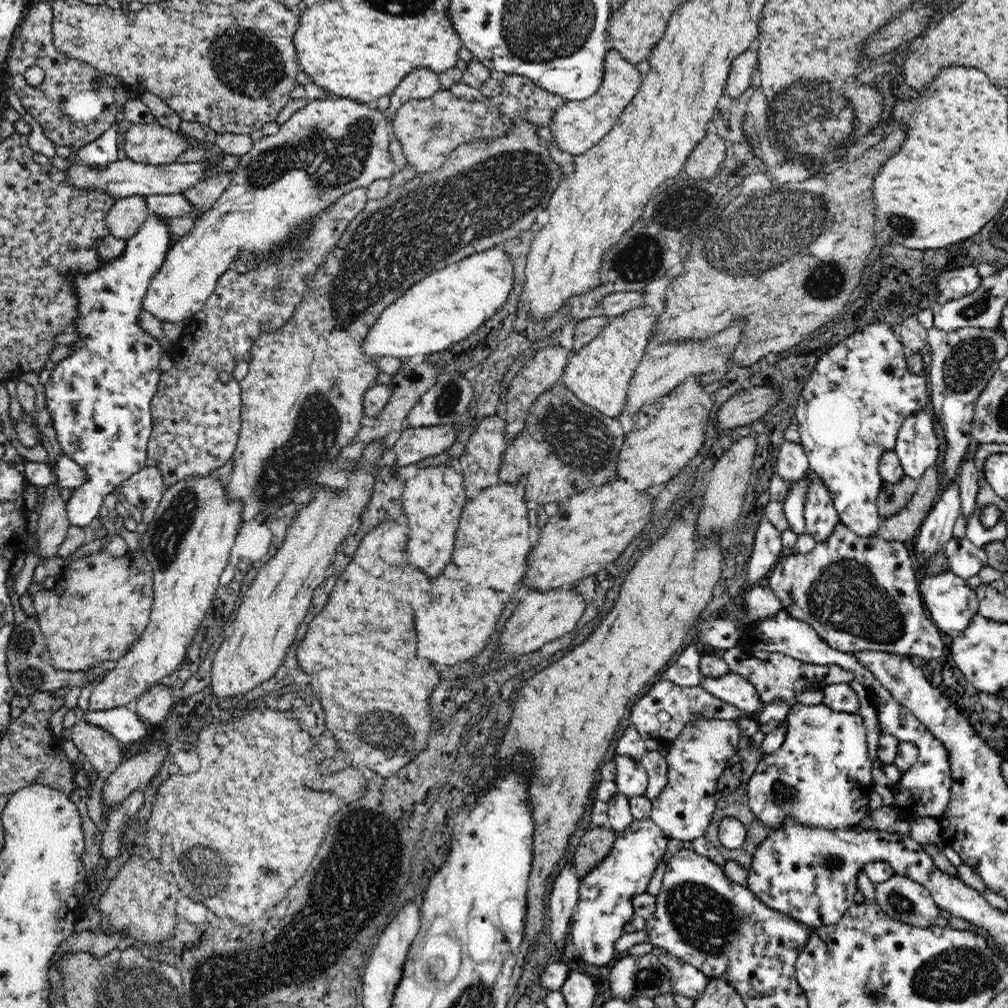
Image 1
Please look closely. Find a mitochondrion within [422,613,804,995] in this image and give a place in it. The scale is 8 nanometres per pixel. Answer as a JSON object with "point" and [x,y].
{"point":[714,923]}

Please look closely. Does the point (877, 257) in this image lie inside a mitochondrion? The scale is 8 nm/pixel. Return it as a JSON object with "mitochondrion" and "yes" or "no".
{"mitochondrion":"no"}

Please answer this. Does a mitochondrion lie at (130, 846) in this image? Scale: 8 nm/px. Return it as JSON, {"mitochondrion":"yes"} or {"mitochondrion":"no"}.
{"mitochondrion":"no"}

